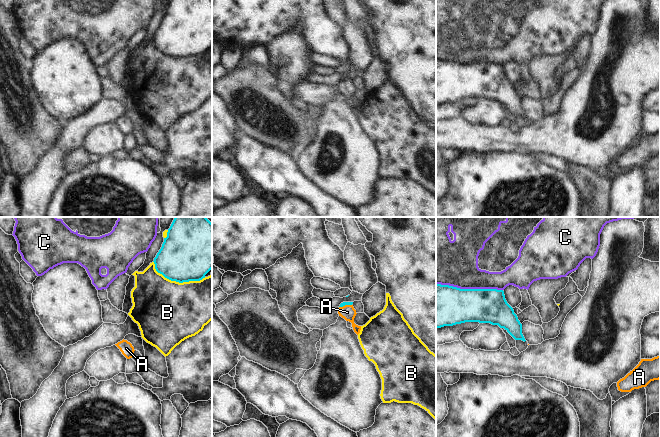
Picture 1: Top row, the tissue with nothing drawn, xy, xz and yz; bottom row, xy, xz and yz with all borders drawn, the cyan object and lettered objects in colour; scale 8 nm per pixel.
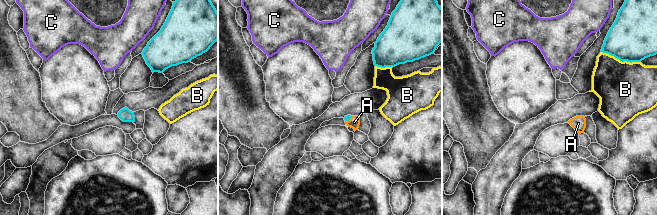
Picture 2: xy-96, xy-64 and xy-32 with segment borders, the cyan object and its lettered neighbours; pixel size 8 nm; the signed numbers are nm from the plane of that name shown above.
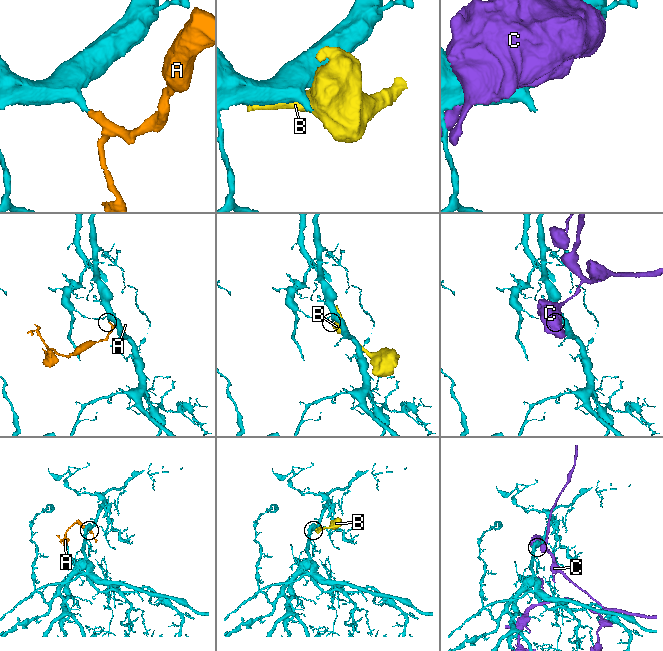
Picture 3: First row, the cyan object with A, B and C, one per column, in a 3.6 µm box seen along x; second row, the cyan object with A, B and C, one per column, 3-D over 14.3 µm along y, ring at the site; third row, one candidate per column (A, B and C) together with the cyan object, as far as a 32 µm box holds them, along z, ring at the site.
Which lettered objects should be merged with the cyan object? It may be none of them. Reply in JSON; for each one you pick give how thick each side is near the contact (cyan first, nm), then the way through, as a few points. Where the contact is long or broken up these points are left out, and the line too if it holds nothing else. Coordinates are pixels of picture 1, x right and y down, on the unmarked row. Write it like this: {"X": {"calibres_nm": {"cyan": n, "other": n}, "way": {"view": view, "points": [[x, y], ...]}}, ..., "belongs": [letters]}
{"A": {"calibres_nm": {"cyan": 30, "other": 120}, "way": {"view": "xz", "points": [[344, 79], [345, 80], [347, 88]]}}, "belongs": ["A"]}

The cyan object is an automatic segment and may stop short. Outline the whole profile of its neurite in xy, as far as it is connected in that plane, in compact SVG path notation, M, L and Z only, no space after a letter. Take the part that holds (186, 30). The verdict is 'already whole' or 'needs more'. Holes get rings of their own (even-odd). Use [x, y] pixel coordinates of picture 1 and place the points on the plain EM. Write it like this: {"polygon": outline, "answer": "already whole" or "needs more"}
{"polygon": "M171 0L153 38L156 47L171 57L202 56L212 45L212 0Z", "answer": "already whole"}

